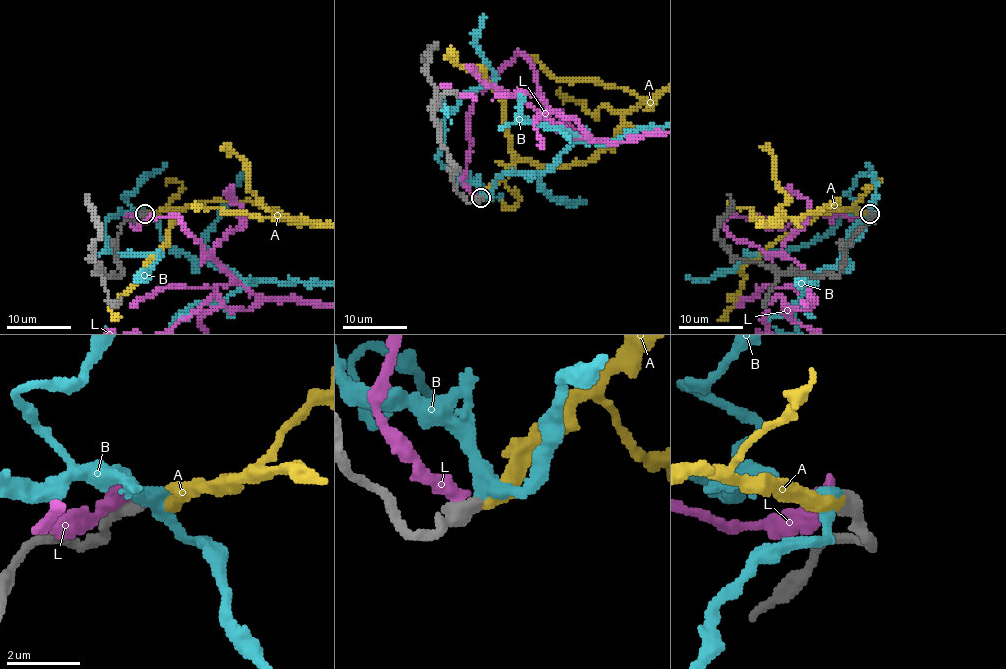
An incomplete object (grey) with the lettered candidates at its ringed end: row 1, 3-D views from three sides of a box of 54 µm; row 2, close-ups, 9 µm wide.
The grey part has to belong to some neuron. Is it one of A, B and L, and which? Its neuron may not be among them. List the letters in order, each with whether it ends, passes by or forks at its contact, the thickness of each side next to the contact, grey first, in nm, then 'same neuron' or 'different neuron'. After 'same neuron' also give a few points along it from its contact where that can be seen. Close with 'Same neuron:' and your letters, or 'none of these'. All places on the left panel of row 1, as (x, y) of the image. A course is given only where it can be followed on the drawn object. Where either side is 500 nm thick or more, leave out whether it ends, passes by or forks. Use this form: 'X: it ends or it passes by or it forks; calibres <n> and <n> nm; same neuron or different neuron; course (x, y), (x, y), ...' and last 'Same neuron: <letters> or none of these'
A: calibres 550 and 360 nm; same neuron
B: calibres 550 and 400 nm; different neuron
L: calibres 600 and 480 nm; different neuron
Same neuron: A

